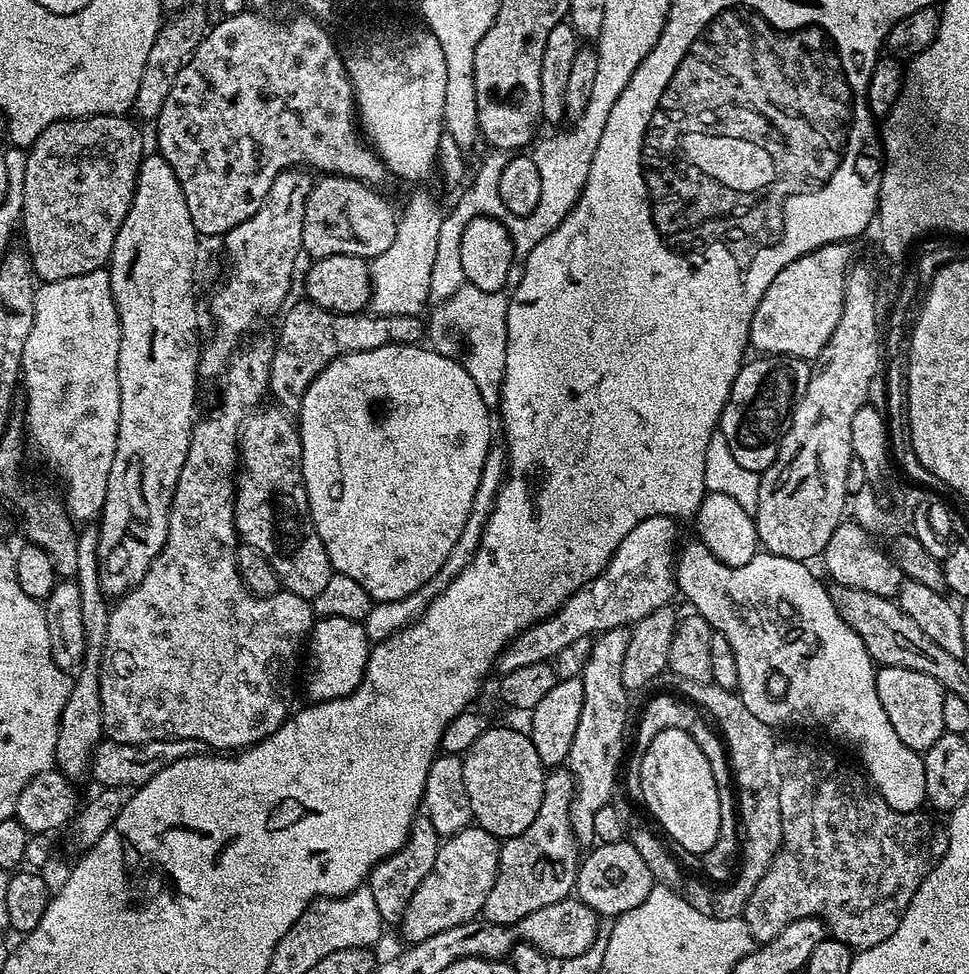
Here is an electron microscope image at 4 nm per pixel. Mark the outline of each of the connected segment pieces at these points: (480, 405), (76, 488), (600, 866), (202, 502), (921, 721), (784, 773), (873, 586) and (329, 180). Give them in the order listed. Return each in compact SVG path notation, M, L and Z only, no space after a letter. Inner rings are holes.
M387 344L378 346L378 350L351 352L330 362L330 366L317 374L300 403L298 427L302 442L302 474L308 495L308 509L318 530L318 538L322 538L322 546L326 546L333 572L341 572L346 574L346 578L354 578L354 582L358 582L358 586L362 586L374 602L406 598L439 574L470 518L484 463L488 451L494 446L492 420L488 416L491 416L490 410L486 402L482 402L482 394L478 386L474 386L474 378L470 378L463 363L428 346ZM379 404L380 413L376 413L372 408Z
M107 267L90 274L78 274L74 278L49 280L37 287L34 326L30 330L30 338L26 338L26 350L22 354L22 392L28 395L26 432L31 443L32 440L36 443L41 458L60 475L68 515L76 522L93 521L104 509L120 413L119 345L120 319L116 313Z
M628 838L618 842L597 843L591 849L592 853L585 855L576 871L575 895L585 904L592 905L597 916L615 918L623 912L634 910L634 906L642 906L654 886L646 861L638 854Z
M269 335L260 336L257 340L250 341L248 348L242 348L231 357L233 360L229 364L227 361L226 371L222 376L224 401L205 420L197 419L192 425L190 450L186 454L186 462L182 466L182 474L178 478L174 490L172 509L168 519L168 533L162 550L154 558L154 562L150 562L150 570L146 570L142 582L138 582L138 586L134 586L126 595L119 597L110 608L110 626L106 630L104 660L100 663L100 693L104 711L104 731L111 739L120 744L145 744L151 740L197 740L212 750L239 750L248 748L251 744L257 744L270 734L274 734L274 730L278 730L278 726L288 719L290 709L293 707L291 680L296 676L296 659L300 656L300 643L303 640L305 643L309 639L314 623L311 603L296 596L293 592L283 590L273 596L252 595L242 582L236 561L238 547L236 487L238 485L238 461L240 460L238 437L240 429L250 413L261 407L260 399L269 395L268 379L272 369L272 355L276 346L273 337Z
M902 666L880 668L876 674L876 689L878 702L882 702L886 718L890 718L890 726L894 726L898 738L902 738L910 750L923 754L944 735L942 698L945 691L937 680L930 678L930 674L922 674L918 670L902 670Z
M788 740L785 744L784 741L777 743L774 758L776 759L775 767L778 769L778 787L780 790L778 802L782 810L782 844L780 851L772 860L770 870L762 878L762 882L758 882L758 886L754 886L754 894L750 894L750 902L746 902L744 907L742 919L746 922L748 933L752 935L753 941L757 945L761 945L778 938L778 934L782 934L782 930L786 926L790 926L790 922L798 922L798 918L819 916L831 939L842 942L854 950L863 950L870 946L878 946L878 942L886 942L886 938L890 938L890 934L894 934L894 930L898 930L898 922L902 922L906 910L912 905L912 899L918 886L922 886L922 882L930 874L930 870L934 870L934 866L946 854L947 831L941 825L939 828L927 816L927 811L899 812L894 810L872 787L863 771L857 770L855 772L850 765L843 764L834 753L827 752L824 748L815 748L812 744L795 744L794 741Z
M852 518L845 519L830 534L830 542L826 542L822 553L824 568L828 571L827 579L834 584L850 586L854 590L866 590L866 594L878 594L887 600L899 597L900 587L906 579L904 572L892 559L872 541L869 529Z
M324 174L313 183L310 190L310 198L306 198L306 212L302 214L302 249L305 253L309 252L312 260L321 260L322 258L330 258L334 254L350 254L351 256L363 256L371 258L382 254L382 250L386 250L390 246L390 242L394 242L394 234L396 233L396 221L398 219L397 209L392 209L392 204L384 196L376 193L377 189L371 184L364 183L363 180L355 180L349 176L333 176Z

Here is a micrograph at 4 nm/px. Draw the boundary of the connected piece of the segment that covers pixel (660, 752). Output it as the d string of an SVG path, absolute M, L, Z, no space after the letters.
M667 728L658 734L649 744L643 745L640 756L640 792L644 795L644 804L652 811L652 816L664 827L663 835L678 847L685 848L696 858L703 857L714 841L718 839L718 830L722 822L722 806L718 802L718 786L714 782L714 774L710 770L710 762L706 762L706 754L702 754L698 742L686 730Z

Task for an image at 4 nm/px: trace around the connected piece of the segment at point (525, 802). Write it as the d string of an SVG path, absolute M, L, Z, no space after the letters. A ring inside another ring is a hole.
M489 726L482 738L478 738L478 742L474 742L462 757L462 782L466 782L466 798L470 798L473 821L497 838L522 834L522 830L534 822L538 806L542 806L545 775L545 766L538 758L538 750L534 750L534 742L527 731Z

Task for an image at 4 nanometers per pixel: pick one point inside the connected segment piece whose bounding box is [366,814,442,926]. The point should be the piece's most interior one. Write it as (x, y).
(393, 881)

